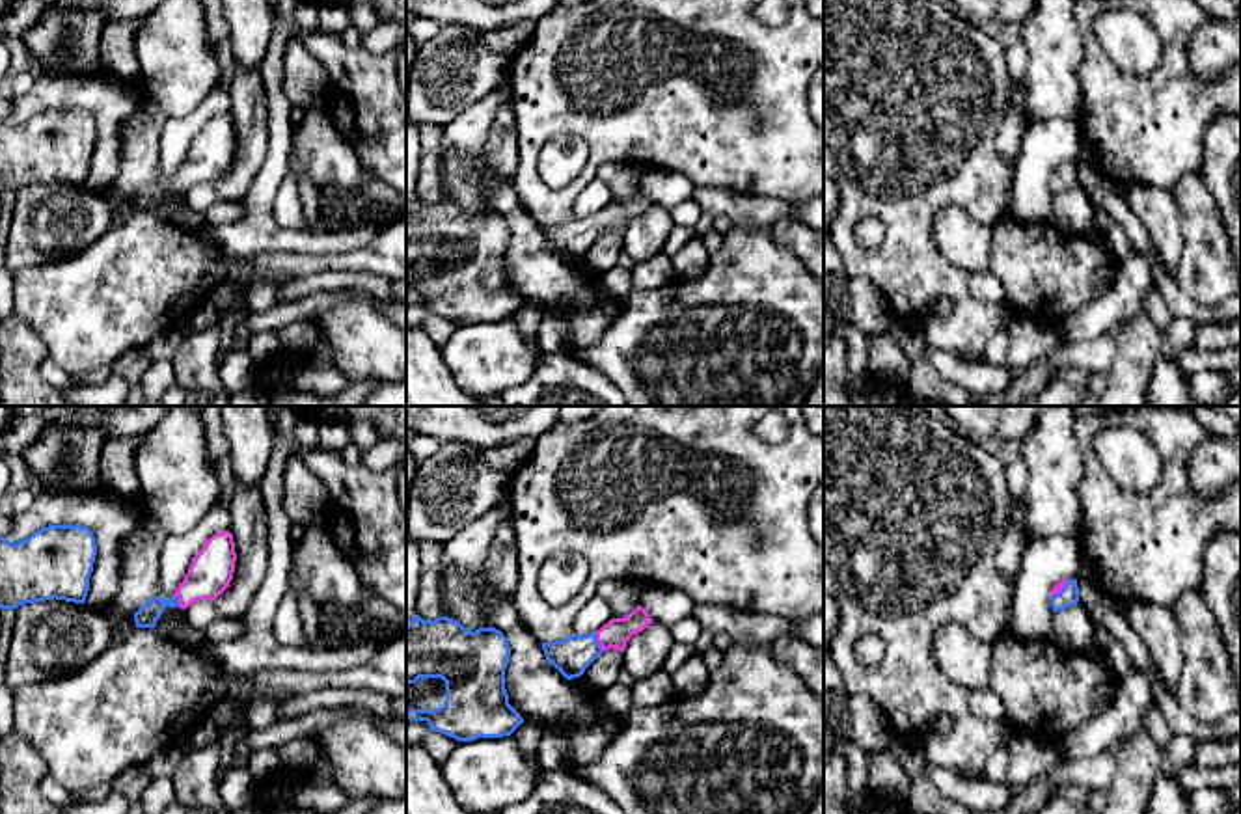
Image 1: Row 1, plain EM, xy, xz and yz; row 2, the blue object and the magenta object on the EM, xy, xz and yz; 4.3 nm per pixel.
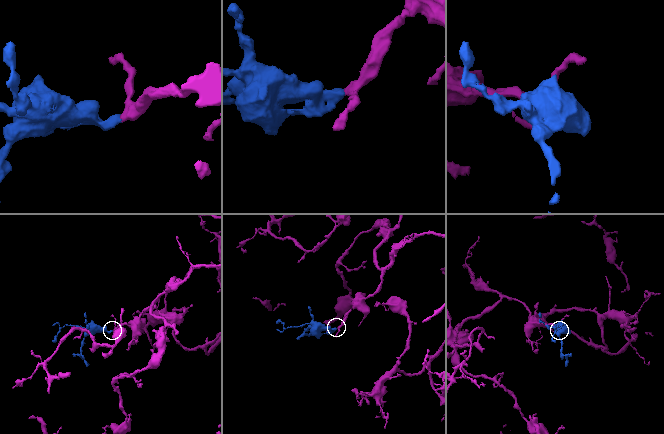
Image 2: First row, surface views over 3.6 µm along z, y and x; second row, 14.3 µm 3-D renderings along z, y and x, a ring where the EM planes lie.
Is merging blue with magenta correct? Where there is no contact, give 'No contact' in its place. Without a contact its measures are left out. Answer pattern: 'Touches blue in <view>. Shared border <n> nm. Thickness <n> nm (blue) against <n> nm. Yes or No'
Touches blue in xz. Shared border 90 nm. Thickness 160 nm (blue) against 120 nm. Yes

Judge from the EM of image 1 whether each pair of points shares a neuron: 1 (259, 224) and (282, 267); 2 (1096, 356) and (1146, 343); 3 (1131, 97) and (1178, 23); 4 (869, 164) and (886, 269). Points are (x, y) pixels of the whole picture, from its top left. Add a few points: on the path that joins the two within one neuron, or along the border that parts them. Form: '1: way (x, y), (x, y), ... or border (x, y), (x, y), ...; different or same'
1: border (317, 254), (258, 252), (250, 256); different
2: border (1105, 332), (1115, 345), (1115, 356), (1107, 371); different
3: way (1152, 86), (1174, 64), (1174, 43); same
4: way (895, 190), (895, 243); same

